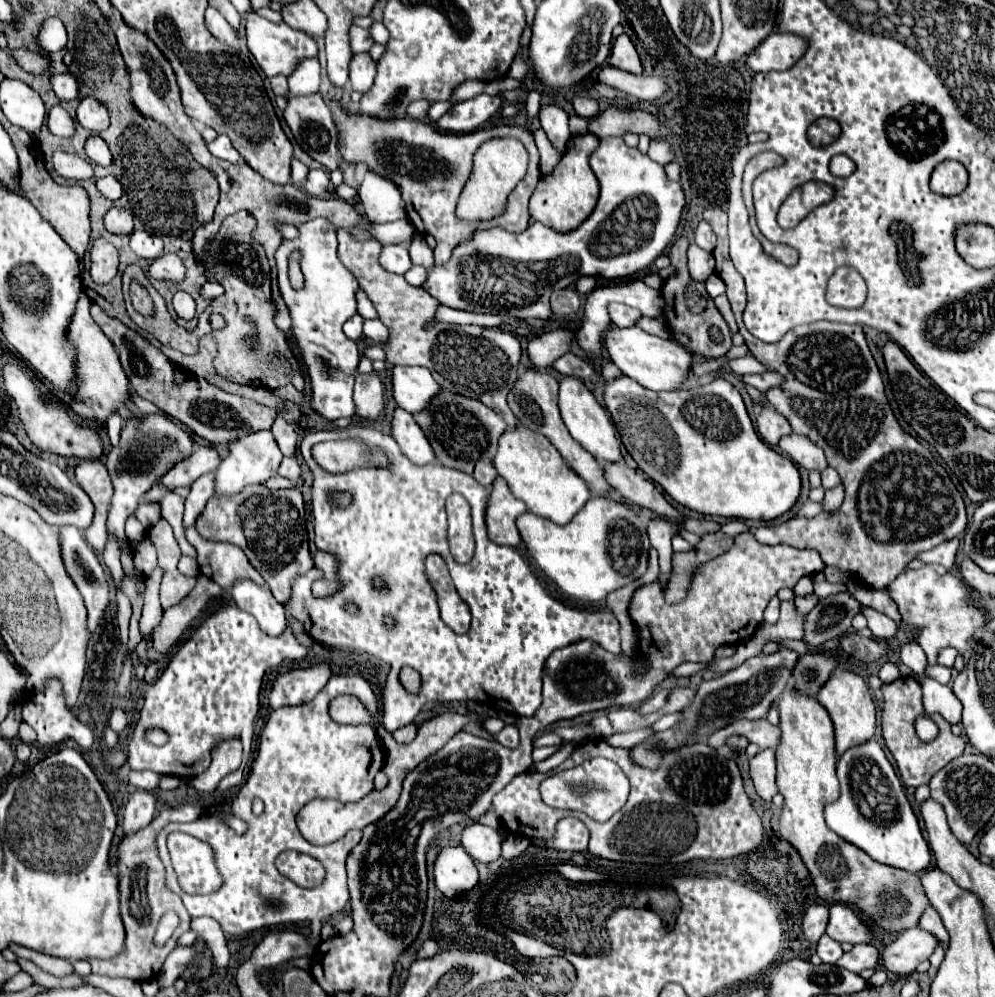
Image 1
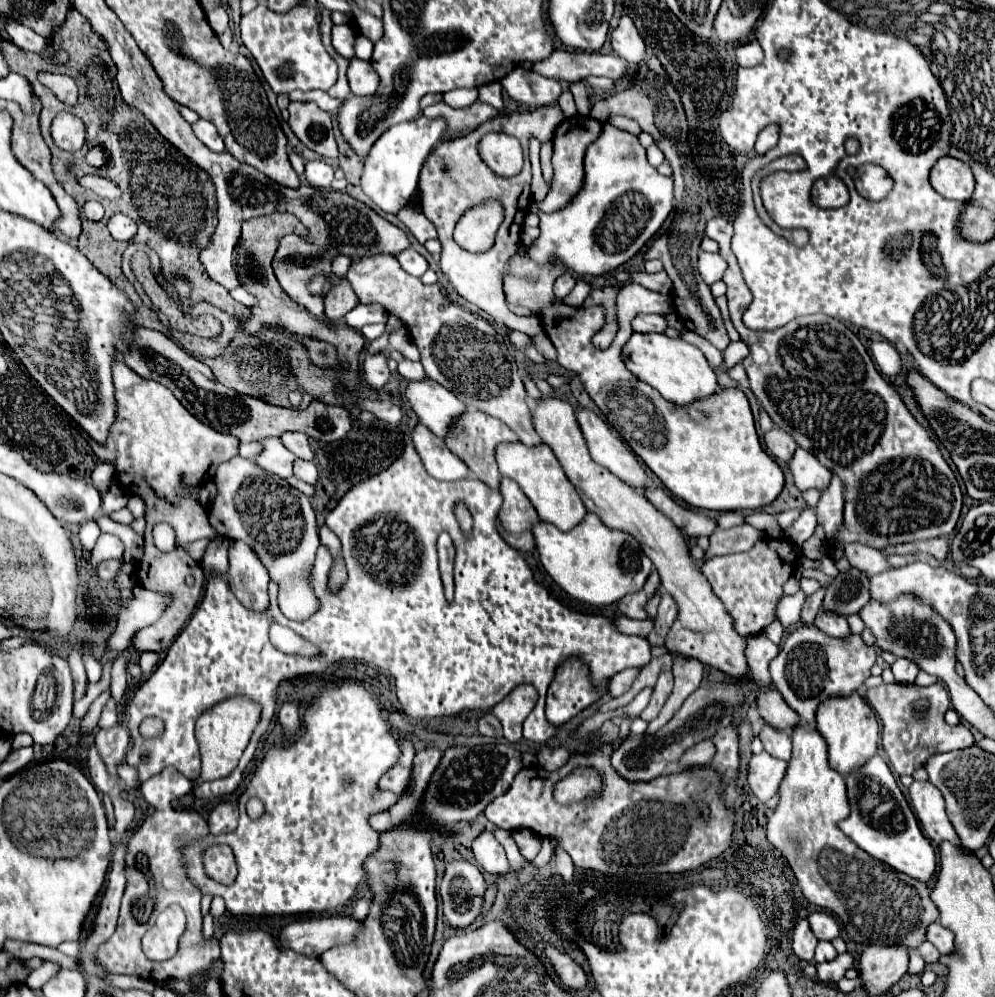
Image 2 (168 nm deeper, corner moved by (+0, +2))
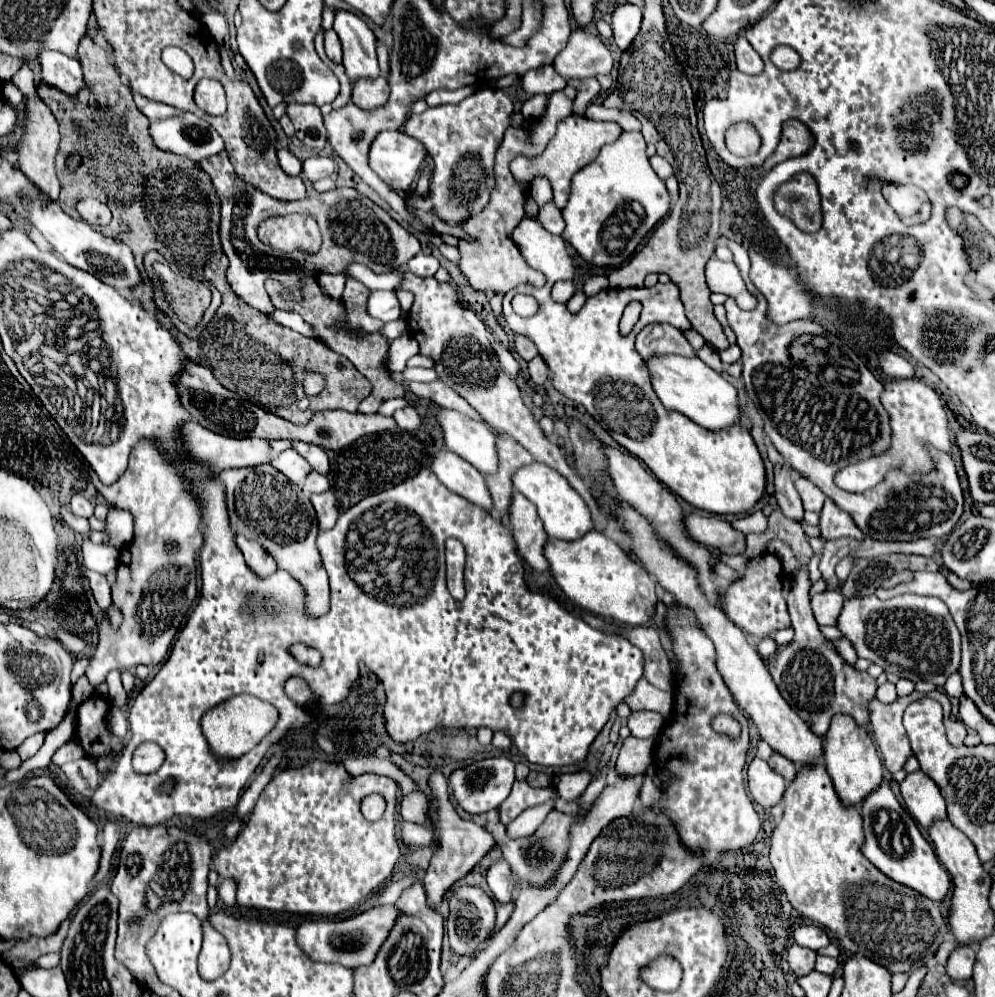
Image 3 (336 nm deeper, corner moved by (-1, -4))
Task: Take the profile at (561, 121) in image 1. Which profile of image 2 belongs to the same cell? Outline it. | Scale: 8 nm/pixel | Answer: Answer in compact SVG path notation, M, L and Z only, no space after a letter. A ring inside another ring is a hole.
M522 67L508 73L508 77L504 77L500 83L516 103L526 107L558 105L562 95L562 87L556 79L540 77L532 71L524 71Z

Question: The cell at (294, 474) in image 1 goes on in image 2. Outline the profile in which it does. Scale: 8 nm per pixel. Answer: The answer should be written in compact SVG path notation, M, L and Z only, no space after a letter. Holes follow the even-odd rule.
M296 459L294 461L294 475L310 485L316 483L318 479L318 467L314 461L304 461L304 459Z

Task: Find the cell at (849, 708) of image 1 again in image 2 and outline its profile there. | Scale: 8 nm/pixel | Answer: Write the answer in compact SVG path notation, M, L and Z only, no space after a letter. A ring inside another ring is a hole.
M854 691L848 697L832 695L826 701L820 703L820 709L816 711L816 727L822 733L822 737L828 743L828 761L834 771L840 771L842 775L848 775L856 765L864 763L868 757L876 753L878 747L878 717L874 709Z

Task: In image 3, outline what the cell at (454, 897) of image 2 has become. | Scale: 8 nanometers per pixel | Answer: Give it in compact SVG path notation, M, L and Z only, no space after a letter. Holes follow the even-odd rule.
M461 887L449 899L449 919L447 919L447 935L451 949L459 957L473 957L477 947L491 935L495 929L495 903L493 899L479 887Z

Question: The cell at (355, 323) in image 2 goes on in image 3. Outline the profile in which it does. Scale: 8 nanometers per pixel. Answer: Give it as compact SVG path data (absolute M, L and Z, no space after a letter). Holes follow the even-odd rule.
M373 291L369 297L369 315L381 321L395 321L401 317L401 305L393 291Z

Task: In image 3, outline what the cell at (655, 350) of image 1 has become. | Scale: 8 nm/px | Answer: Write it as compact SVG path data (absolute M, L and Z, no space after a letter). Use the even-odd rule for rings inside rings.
M673 355L669 359L649 359L647 367L653 389L667 409L683 413L685 417L689 417L691 421L713 433L725 431L735 423L739 423L737 389L729 381L725 381L719 373L715 373L709 365L705 365L699 357L685 359Z

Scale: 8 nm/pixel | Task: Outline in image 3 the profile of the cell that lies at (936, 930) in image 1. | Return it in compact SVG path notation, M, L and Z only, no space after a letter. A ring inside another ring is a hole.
M971 945L959 947L951 953L947 963L947 975L953 981L965 981L973 975L973 963L975 963L975 949Z

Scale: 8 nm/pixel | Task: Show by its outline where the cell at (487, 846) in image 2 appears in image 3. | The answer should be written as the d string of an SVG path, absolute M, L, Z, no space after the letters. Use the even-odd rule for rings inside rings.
M505 859L495 861L491 865L491 869L487 871L487 885L493 893L493 897L505 905L509 901L513 901L513 891L515 891L515 879L509 871L509 865L505 863Z

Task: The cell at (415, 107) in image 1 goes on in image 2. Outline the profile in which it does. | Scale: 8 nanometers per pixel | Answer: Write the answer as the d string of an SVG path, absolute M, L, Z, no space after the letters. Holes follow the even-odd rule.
M440 101L440 103L432 105L432 107L426 107L422 113L426 117L446 117L446 121L448 121L446 137L456 139L456 137L462 137L468 131L476 129L484 121L494 119L500 111L496 107L480 105L480 103L474 103L474 105L466 107L466 109L452 109L444 101Z

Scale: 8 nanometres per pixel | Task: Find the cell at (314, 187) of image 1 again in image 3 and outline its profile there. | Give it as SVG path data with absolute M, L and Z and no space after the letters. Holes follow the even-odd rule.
M313 155L313 157L305 159L303 171L305 171L305 177L307 177L309 181L317 181L317 179L329 177L329 175L335 171L335 161L329 159L329 157Z

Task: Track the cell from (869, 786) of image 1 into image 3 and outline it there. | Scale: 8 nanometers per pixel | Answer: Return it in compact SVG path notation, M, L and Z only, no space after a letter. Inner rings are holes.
M883 781L869 799L861 805L863 815L863 829L865 829L865 843L863 843L863 855L889 879L911 887L913 891L925 895L933 903L941 903L949 889L951 889L951 877L939 863L933 847L925 841L921 831L917 829L913 817L897 803L889 781Z

